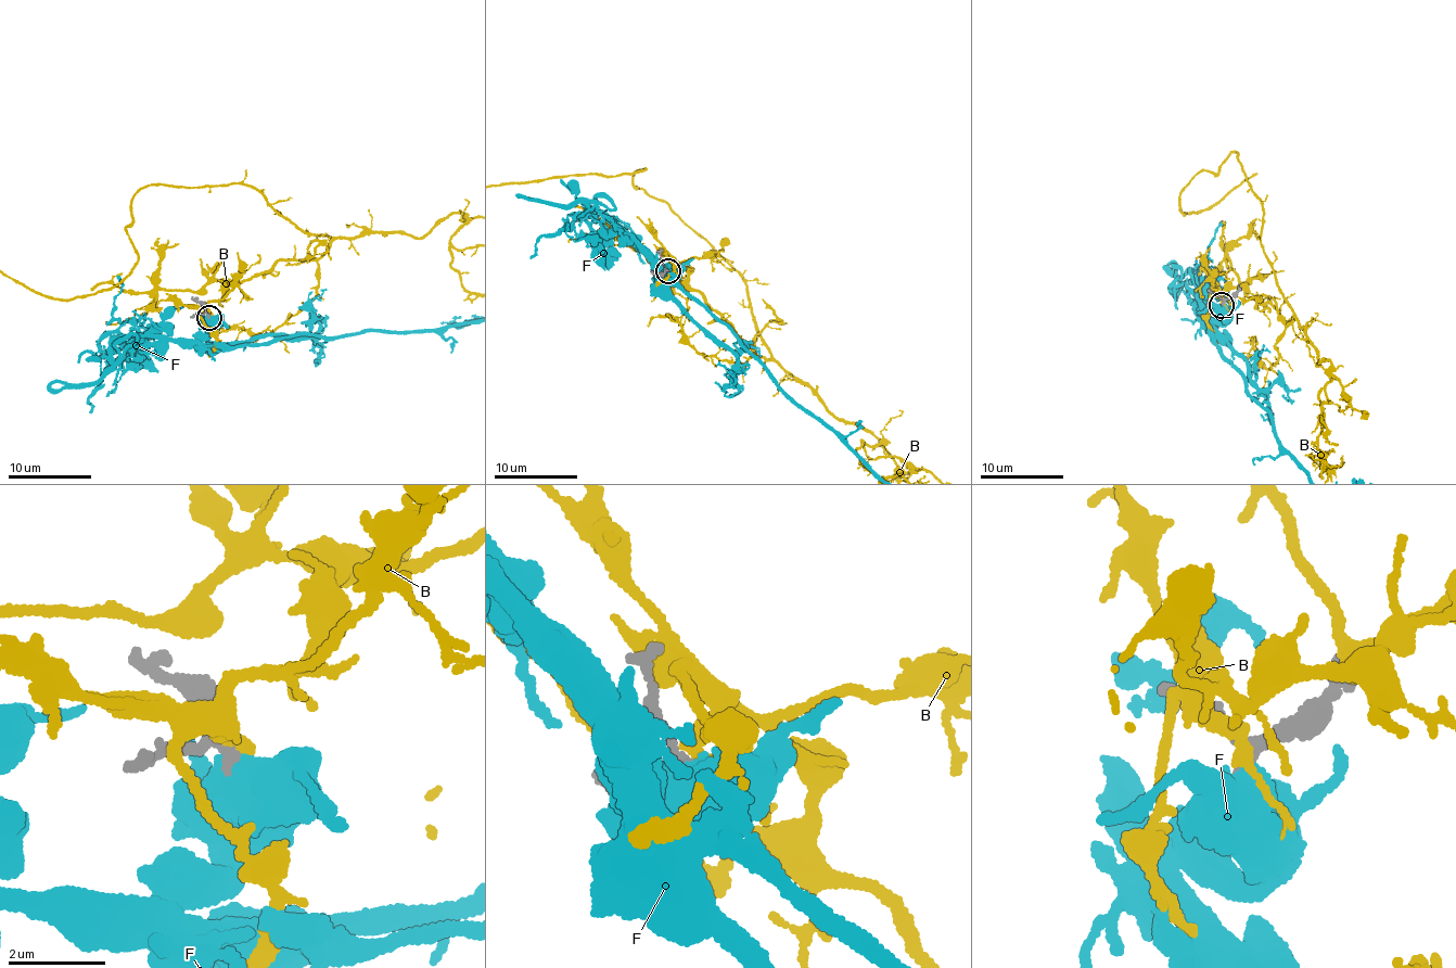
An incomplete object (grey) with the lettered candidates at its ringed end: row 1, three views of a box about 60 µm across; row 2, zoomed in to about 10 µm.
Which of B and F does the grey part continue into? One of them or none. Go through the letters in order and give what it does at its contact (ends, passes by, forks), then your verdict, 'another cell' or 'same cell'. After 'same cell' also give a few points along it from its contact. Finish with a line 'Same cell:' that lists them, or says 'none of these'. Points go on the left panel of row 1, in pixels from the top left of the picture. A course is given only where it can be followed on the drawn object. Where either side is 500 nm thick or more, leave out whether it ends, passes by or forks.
B: it passes by | another cell
F: same cell
Same cell: F

